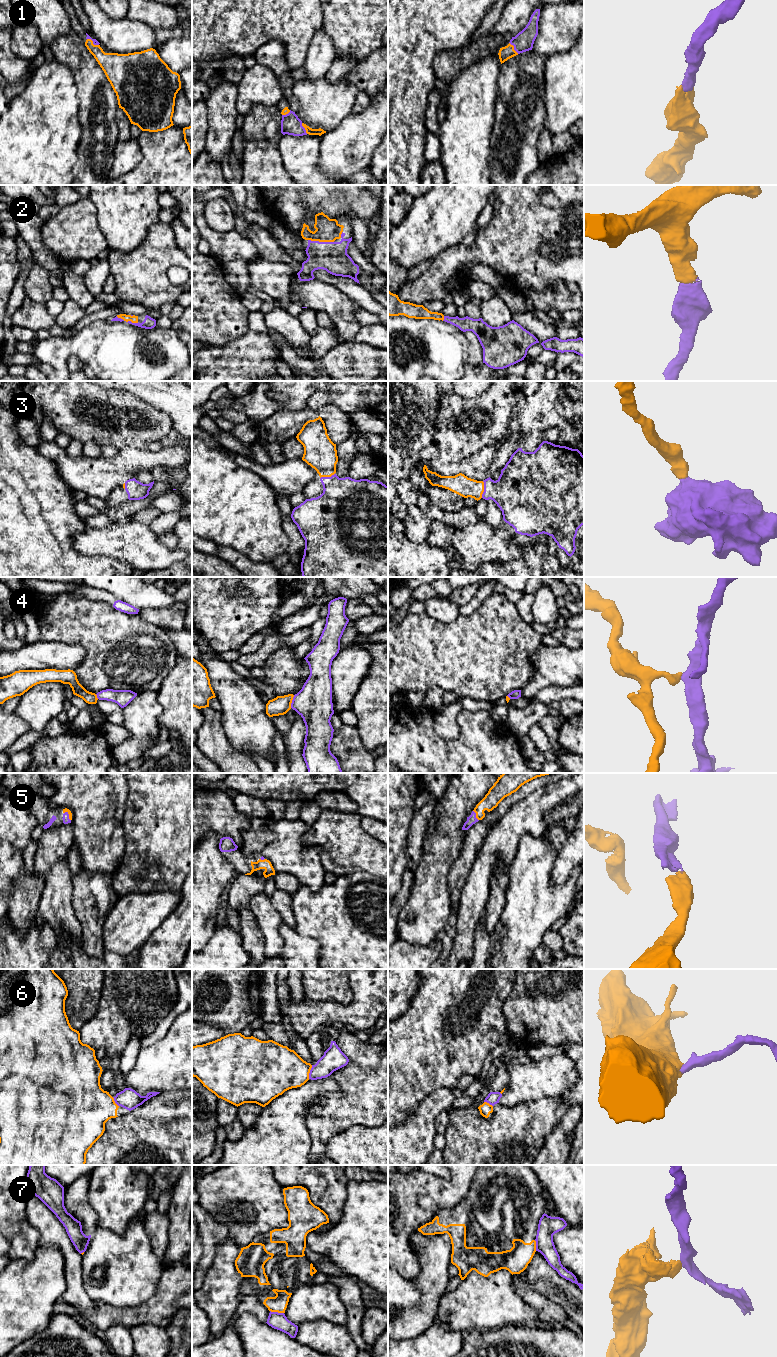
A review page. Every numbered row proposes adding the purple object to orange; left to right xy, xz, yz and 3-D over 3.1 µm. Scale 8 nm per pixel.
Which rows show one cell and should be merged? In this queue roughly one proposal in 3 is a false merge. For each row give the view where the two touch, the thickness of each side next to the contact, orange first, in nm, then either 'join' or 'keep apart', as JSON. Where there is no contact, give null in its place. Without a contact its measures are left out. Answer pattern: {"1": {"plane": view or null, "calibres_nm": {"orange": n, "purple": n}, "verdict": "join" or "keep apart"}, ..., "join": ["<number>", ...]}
{"1": {"plane": "yz", "calibres_nm": {"orange": 110, "purple": 160}, "verdict": "join"}, "2": {"plane": "xz", "calibres_nm": {"orange": 190, "purple": 240}, "verdict": "join"}, "3": {"plane": "yz", "calibres_nm": {"orange": 160, "purple": 340}, "verdict": "join"}, "4": {"plane": "xz", "calibres_nm": {"orange": 150, "purple": 300}, "verdict": "keep apart"}, "5": {"plane": "yz", "calibres_nm": {"orange": 140, "purple": 70}, "verdict": "join"}, "6": {"plane": "xz", "calibres_nm": {"orange": 360, "purple": 180}, "verdict": "join"}, "7": {"plane": "xz", "calibres_nm": {"orange": 130, "purple": 140}, "verdict": "keep apart"}, "join": ["1", "2", "3", "5", "6"]}

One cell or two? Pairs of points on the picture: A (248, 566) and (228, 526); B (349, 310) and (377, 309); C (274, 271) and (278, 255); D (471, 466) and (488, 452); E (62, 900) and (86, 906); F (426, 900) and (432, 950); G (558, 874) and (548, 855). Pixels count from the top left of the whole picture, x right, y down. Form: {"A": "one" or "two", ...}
{"A": "two", "B": "two", "C": "two", "D": "one", "E": "two", "F": "two", "G": "two"}

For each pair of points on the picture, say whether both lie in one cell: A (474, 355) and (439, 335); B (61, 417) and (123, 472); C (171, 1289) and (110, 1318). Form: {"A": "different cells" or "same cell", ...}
{"A": "different cells", "B": "different cells", "C": "same cell"}

